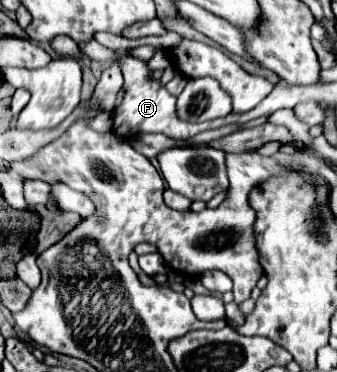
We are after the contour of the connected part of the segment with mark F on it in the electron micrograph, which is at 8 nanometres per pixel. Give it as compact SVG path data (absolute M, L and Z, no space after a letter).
M88 40L88 42L80 42L80 52L86 54L90 60L98 60L98 62L118 62L122 66L122 74L124 74L124 102L120 104L118 112L114 114L114 132L124 136L124 138L132 138L140 132L162 132L170 138L176 140L184 140L184 138L192 138L202 130L210 130L210 128L220 128L222 126L222 118L220 120L212 120L212 122L184 122L178 120L176 116L176 100L174 96L158 84L158 80L150 80L150 70L146 66L146 62L136 60L132 56L120 56L110 48L104 48L102 44L98 44L96 40Z

